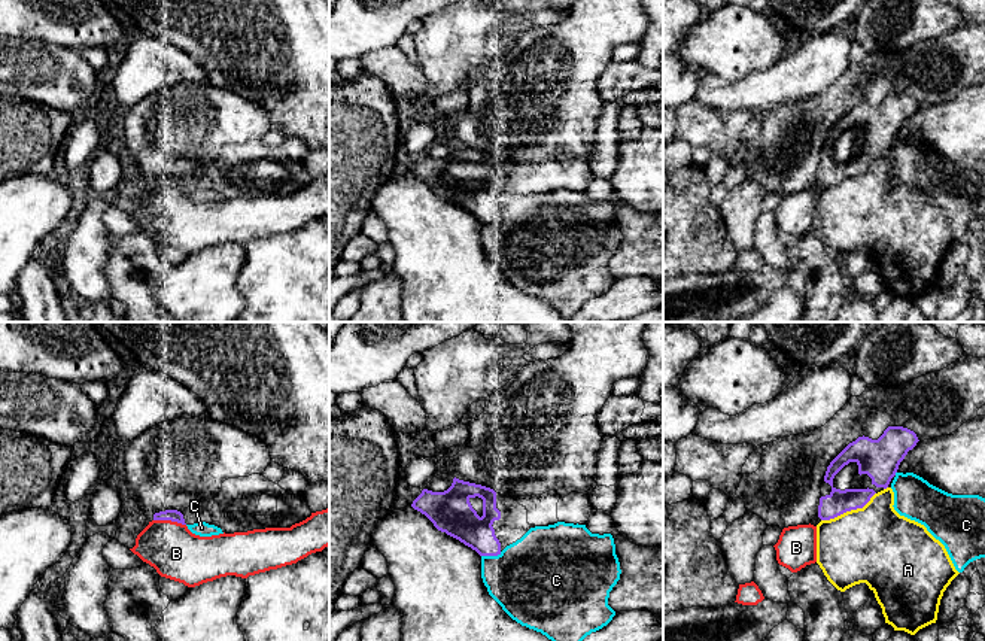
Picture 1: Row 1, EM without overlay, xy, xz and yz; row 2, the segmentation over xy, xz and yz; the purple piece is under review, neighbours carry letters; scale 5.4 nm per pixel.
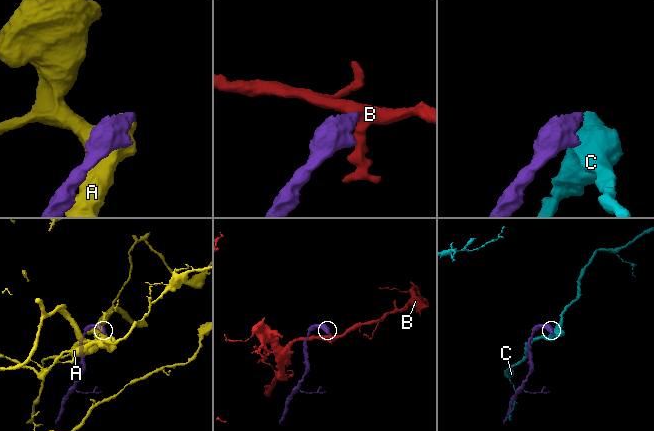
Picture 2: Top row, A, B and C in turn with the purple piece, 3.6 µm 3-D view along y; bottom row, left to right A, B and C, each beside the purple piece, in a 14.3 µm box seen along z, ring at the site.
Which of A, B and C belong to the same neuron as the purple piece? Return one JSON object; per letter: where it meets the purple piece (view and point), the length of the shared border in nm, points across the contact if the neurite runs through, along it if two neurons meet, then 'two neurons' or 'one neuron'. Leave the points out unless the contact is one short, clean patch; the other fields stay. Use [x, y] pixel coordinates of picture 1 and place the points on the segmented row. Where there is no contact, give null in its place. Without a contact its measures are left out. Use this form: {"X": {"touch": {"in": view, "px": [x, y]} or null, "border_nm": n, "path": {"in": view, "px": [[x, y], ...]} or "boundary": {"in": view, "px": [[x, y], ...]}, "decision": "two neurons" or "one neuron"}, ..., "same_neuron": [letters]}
{"A": {"touch": {"in": "yz", "px": [848, 510]}, "border_nm": 340, "decision": "two neurons"}, "B": {"touch": {"in": "xy", "px": [170, 519]}, "border_nm": 180, "decision": "two neurons"}, "C": {"touch": {"in": "xz", "px": [491, 555]}, "border_nm": 110, "decision": "two neurons"}, "same_neuron": []}

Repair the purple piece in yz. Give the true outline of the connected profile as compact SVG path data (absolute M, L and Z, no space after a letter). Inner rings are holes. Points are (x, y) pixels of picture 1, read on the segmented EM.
M888 426L878 440L863 435L849 443L827 467L818 517L830 520L863 508L875 493L891 487L900 462L918 441L913 431Z

